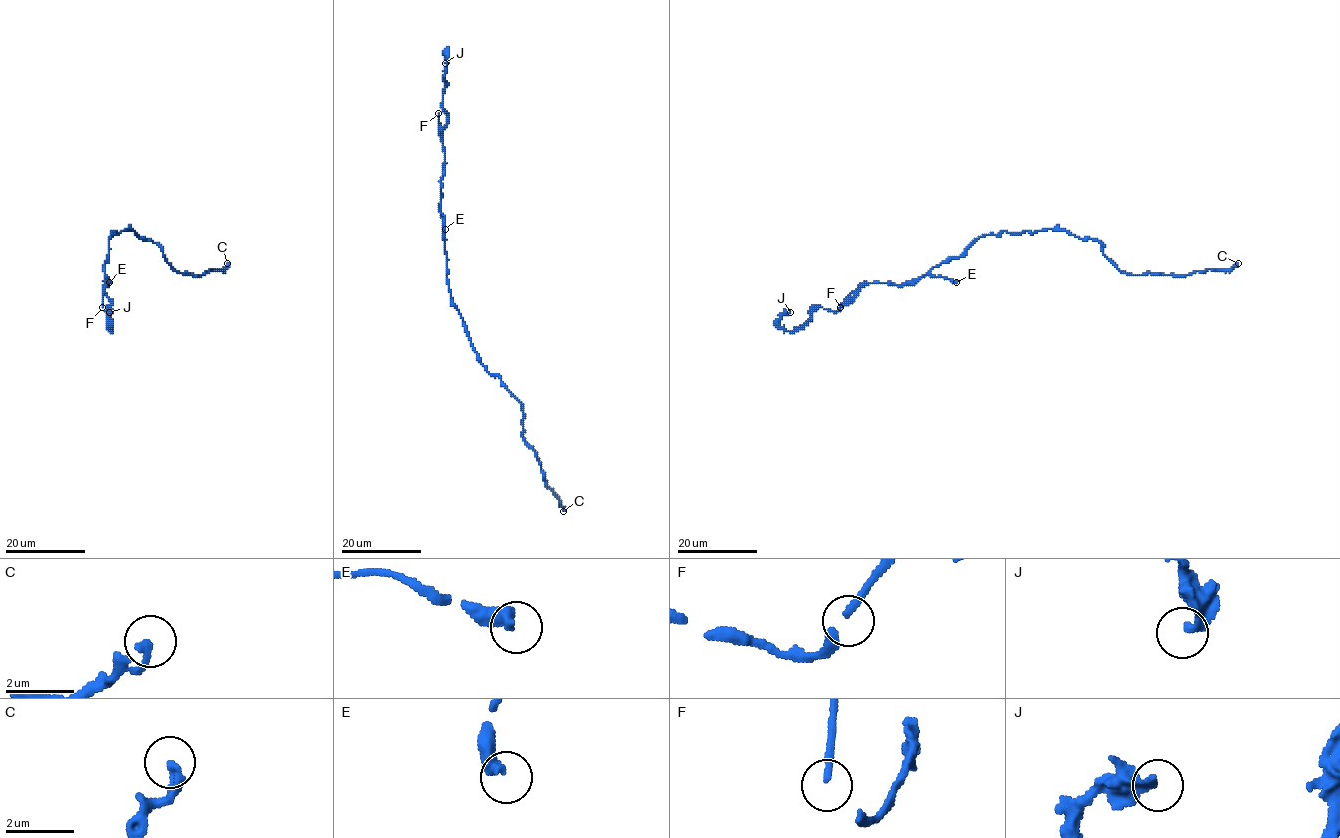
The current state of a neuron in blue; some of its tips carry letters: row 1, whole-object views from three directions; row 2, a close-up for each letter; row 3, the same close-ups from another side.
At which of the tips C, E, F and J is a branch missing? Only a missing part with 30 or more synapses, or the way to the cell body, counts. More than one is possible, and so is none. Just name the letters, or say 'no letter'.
F

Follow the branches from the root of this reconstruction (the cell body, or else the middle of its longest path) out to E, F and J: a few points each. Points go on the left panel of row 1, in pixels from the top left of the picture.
E: (111, 231), (109, 253), (103, 267), (109, 282)
F: (111, 231), (109, 253), (103, 265), (108, 286), (107, 283), (104, 288), (102, 307)
J: (111, 231), (103, 265), (109, 312)

